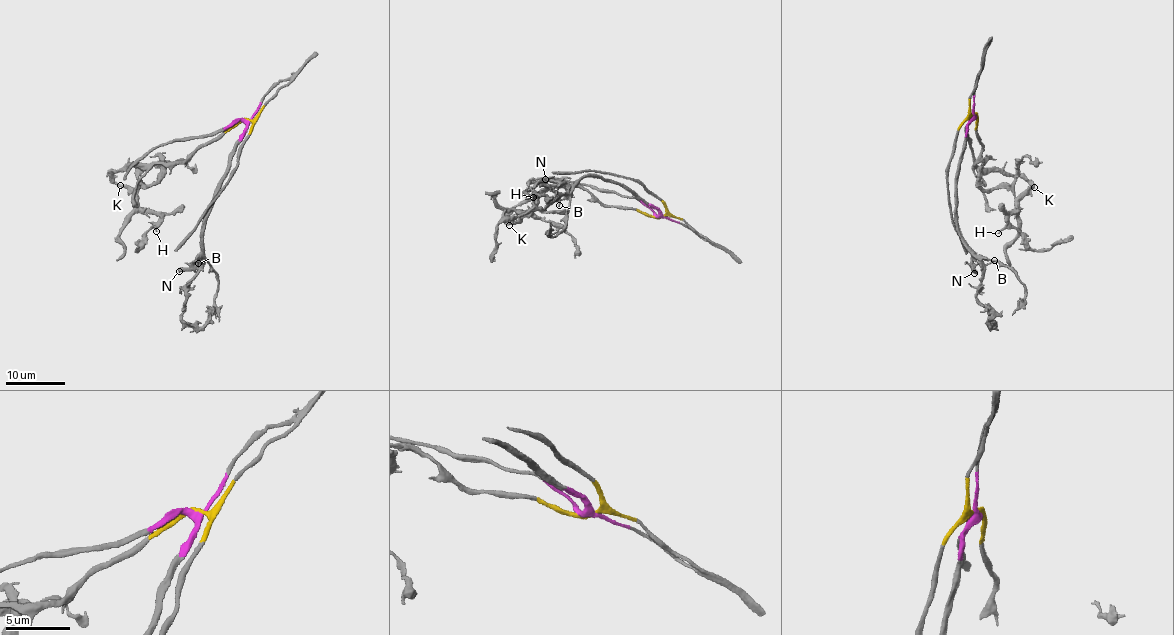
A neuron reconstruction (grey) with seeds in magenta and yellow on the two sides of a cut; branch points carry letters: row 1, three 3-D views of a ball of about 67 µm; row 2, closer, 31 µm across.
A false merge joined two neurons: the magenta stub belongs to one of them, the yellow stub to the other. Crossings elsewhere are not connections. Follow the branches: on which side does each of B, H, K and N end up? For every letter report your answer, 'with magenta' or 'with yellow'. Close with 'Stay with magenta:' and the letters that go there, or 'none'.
B: with magenta
H: with yellow
K: with yellow
N: with magenta
Stay with magenta: B, N

